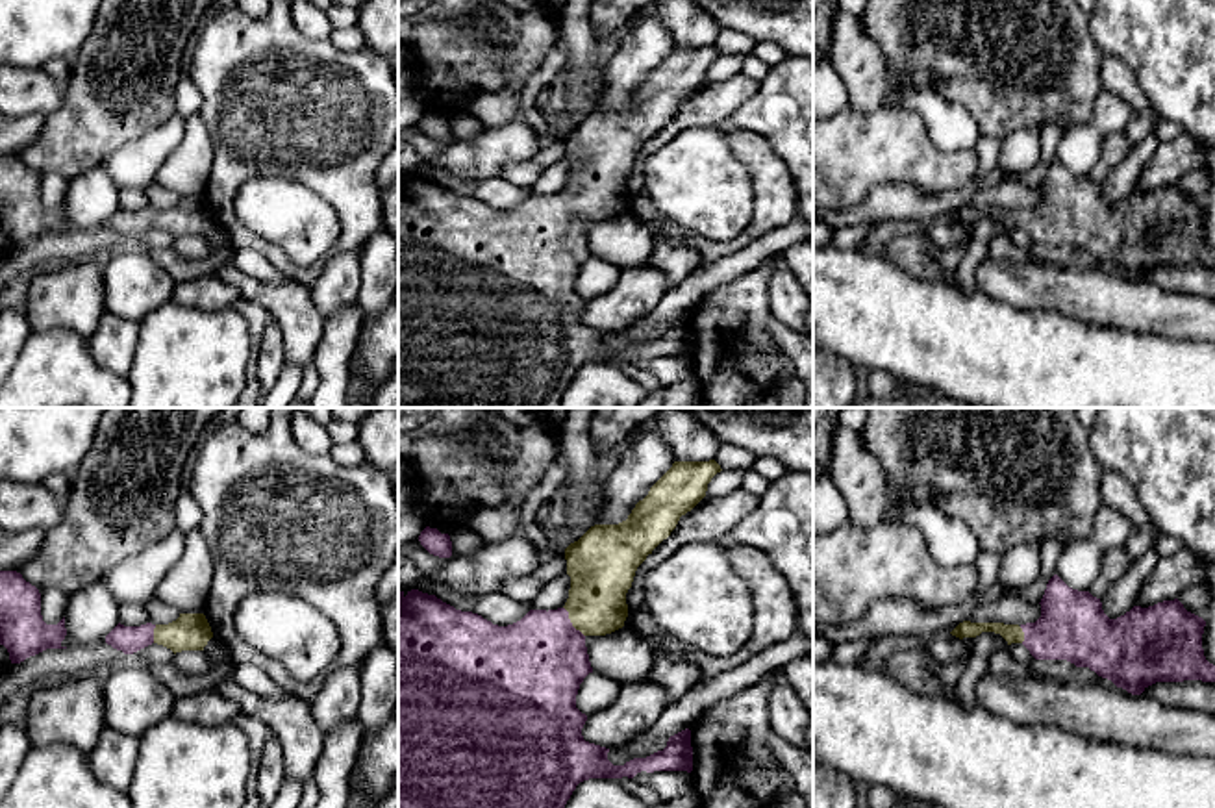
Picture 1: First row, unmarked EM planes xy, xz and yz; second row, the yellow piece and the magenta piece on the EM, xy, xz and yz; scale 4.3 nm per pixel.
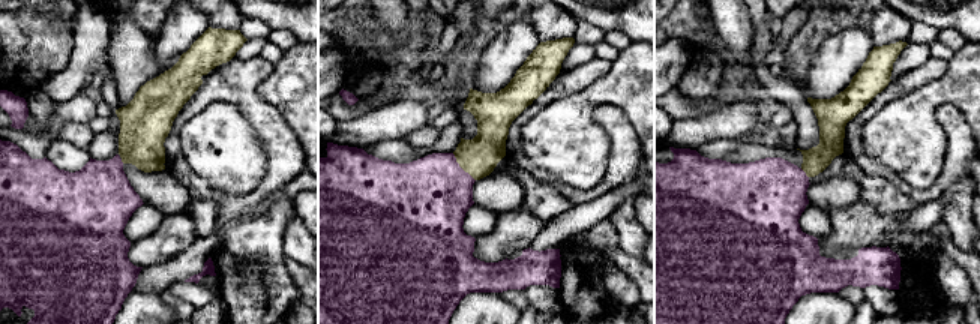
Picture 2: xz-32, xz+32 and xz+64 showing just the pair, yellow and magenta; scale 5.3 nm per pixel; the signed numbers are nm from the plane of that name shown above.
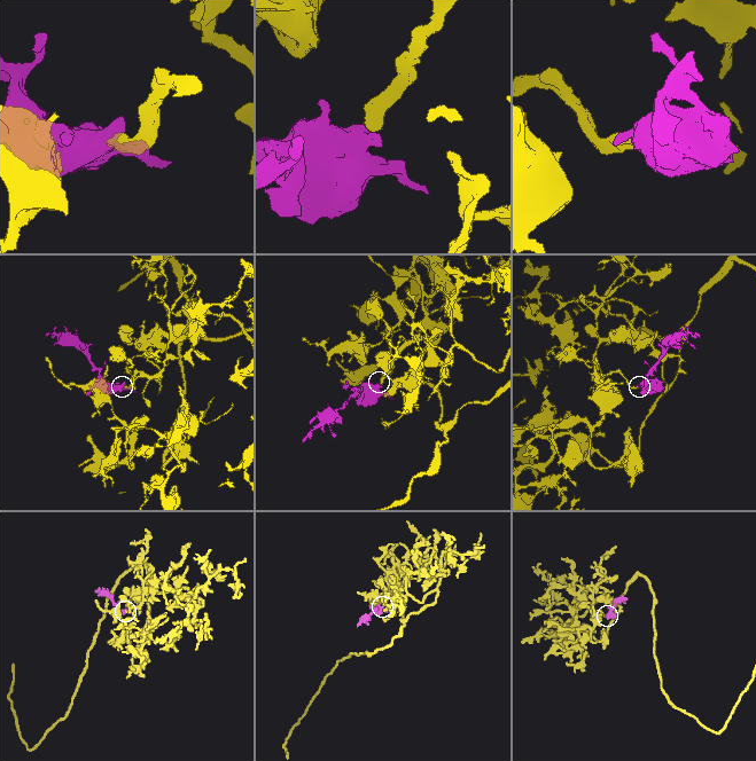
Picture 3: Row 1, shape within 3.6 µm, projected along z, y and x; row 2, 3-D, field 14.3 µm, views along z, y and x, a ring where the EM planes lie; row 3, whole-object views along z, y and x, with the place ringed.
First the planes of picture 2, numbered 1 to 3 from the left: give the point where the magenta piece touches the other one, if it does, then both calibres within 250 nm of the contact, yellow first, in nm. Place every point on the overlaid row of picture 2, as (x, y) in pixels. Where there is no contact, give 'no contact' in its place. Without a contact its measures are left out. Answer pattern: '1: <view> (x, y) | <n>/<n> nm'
1: xz-32 (122, 161) | 280/380 nm
2: xz+32 (461, 167) | 200/440 nm
3: xz+64 (805, 171) | 140/400 nm

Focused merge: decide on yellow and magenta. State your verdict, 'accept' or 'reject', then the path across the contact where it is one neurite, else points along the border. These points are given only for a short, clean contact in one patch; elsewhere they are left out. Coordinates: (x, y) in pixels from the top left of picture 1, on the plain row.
accept; way xz (601, 158), (597, 180), (571, 206), (536, 251)

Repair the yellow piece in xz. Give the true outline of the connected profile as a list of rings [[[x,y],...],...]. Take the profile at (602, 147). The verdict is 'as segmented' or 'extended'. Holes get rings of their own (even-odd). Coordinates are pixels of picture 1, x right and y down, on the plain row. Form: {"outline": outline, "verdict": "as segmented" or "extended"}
{"outline": [[[715,44],[674,46],[619,109],[595,109],[565,133],[569,183],[557,195],[530,195],[520,206],[498,211],[472,196],[461,196],[435,180],[398,176],[398,408],[559,408],[576,371],[589,363],[633,363],[646,356],[693,356],[691,315],[669,322],[667,332],[624,350],[608,345],[609,334],[582,321],[587,300],[576,293],[583,263],[593,258],[585,222],[624,211],[626,178],[637,152],[670,120],[720,57]]], "verdict": "extended"}

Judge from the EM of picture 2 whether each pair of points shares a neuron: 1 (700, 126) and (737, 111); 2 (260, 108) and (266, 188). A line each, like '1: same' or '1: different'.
1: same
2: same

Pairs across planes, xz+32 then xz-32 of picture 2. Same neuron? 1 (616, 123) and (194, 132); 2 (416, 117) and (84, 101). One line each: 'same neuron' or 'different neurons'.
1: different neurons
2: same neuron

